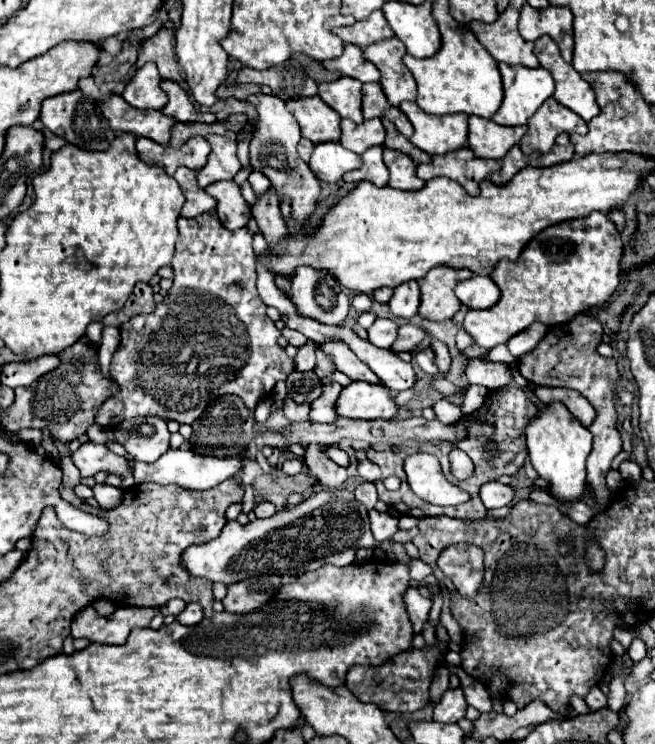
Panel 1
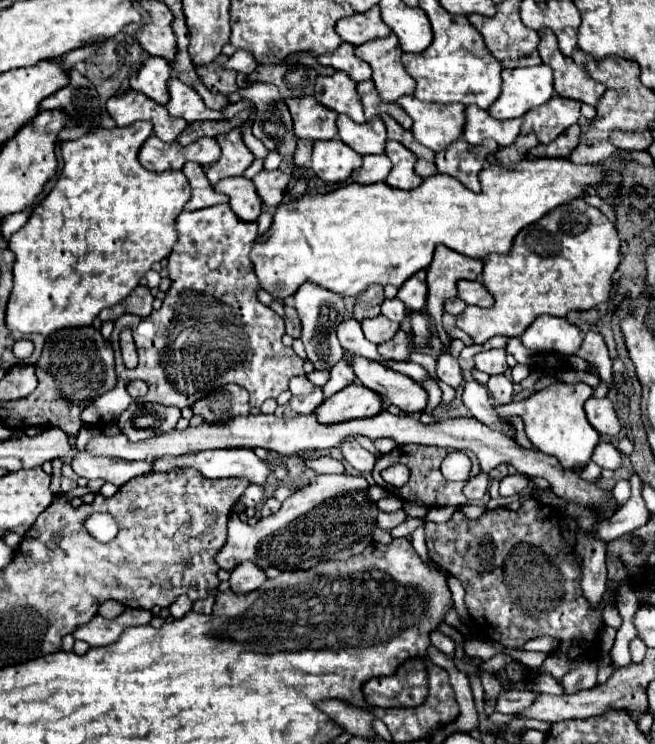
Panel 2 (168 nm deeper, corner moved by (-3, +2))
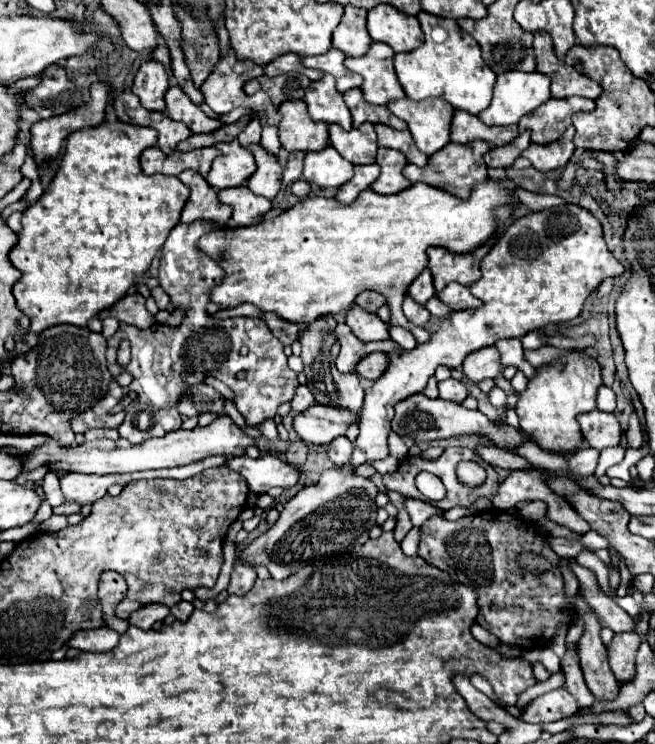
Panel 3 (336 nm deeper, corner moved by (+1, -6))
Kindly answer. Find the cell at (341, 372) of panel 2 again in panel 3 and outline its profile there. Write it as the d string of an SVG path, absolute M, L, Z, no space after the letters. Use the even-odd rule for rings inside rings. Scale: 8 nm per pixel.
M337 324L337 328L333 332L337 336L337 342L341 345L335 365L343 374L352 373L353 366L351 364L357 364L367 354L373 354L373 352L389 352L389 350L395 350L397 348L393 340L363 342L355 338L355 334L349 330L347 324Z

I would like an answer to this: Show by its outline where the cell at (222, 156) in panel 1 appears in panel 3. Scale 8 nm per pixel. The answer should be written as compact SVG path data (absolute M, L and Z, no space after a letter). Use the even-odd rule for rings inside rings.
M239 140L233 142L221 142L217 144L217 148L221 150L221 156L217 156L217 160L213 162L209 174L207 174L207 182L215 188L235 188L245 184L253 172L255 172L255 158L249 150L245 150Z

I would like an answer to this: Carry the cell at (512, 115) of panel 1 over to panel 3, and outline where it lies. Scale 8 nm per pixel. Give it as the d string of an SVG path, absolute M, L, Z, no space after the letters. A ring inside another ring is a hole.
M505 72L497 76L493 100L479 118L489 126L517 124L521 116L533 112L549 98L549 76L539 72Z

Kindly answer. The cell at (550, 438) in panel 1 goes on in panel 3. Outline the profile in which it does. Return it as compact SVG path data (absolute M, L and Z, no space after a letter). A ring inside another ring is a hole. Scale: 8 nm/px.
M585 352L569 354L569 358L561 358L561 362L553 362L553 366L541 366L541 370L535 370L533 378L529 378L529 384L519 394L515 406L521 430L529 438L533 438L533 442L539 448L547 452L555 452L555 450L563 454L575 452L583 442L575 416L579 412L589 412L597 408L595 400L599 386L603 386L601 364L597 362L597 358Z

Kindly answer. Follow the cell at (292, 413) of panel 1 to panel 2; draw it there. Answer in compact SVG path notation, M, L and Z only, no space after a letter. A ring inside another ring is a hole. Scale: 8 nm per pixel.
M315 388L315 392L309 396L293 396L289 400L289 408L295 410L297 414L313 414L317 406L321 406L321 402L323 402L323 392L321 388Z

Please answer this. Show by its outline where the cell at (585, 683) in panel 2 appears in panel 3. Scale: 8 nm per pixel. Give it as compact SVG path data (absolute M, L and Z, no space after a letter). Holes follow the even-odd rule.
M557 688L553 692L547 692L539 698L535 698L529 708L523 712L521 720L531 722L531 724L547 724L555 722L567 716L577 714L577 702L575 698L567 692L567 688Z

